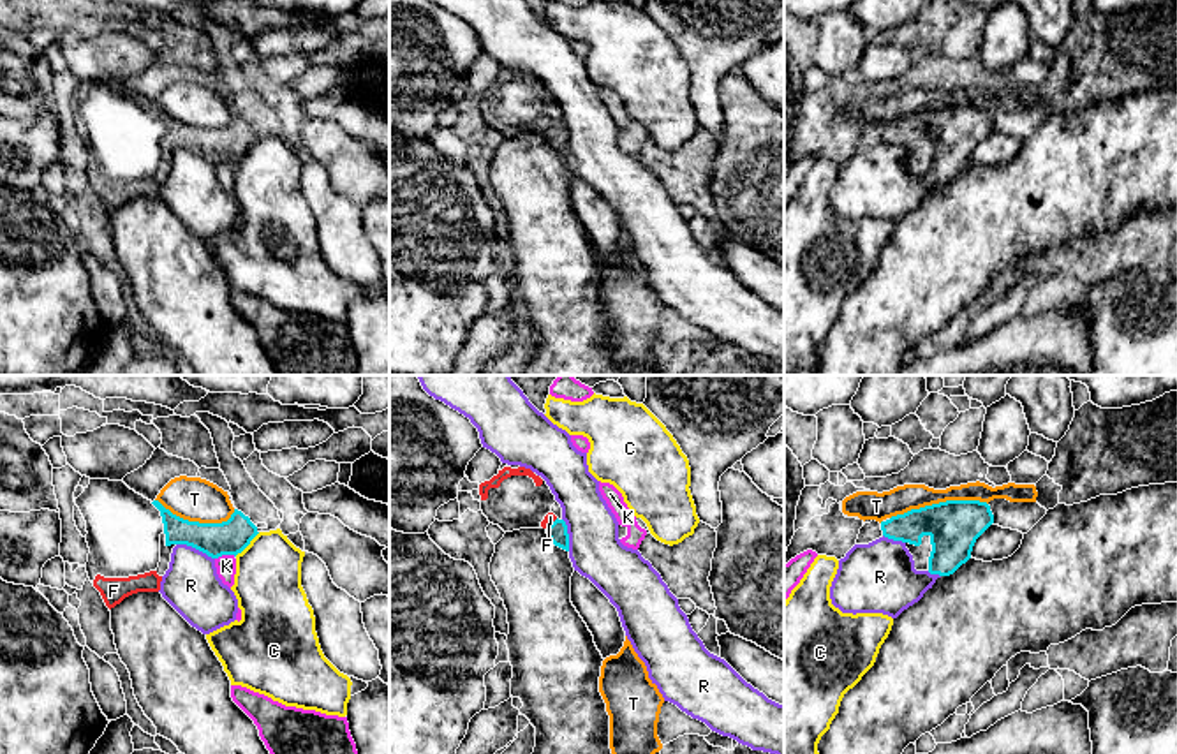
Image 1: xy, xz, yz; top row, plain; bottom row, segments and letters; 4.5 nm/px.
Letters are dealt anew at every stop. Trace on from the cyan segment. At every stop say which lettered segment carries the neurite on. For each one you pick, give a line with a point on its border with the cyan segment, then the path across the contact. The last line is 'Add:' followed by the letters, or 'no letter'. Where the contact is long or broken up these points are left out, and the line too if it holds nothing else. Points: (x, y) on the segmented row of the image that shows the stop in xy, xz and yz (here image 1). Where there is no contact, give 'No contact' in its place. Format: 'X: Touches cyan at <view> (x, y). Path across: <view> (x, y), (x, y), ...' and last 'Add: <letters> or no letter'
F: Touches cyan at xz (552, 524). Path across: xz (557, 532), (552, 524), (550, 517)
Add: F

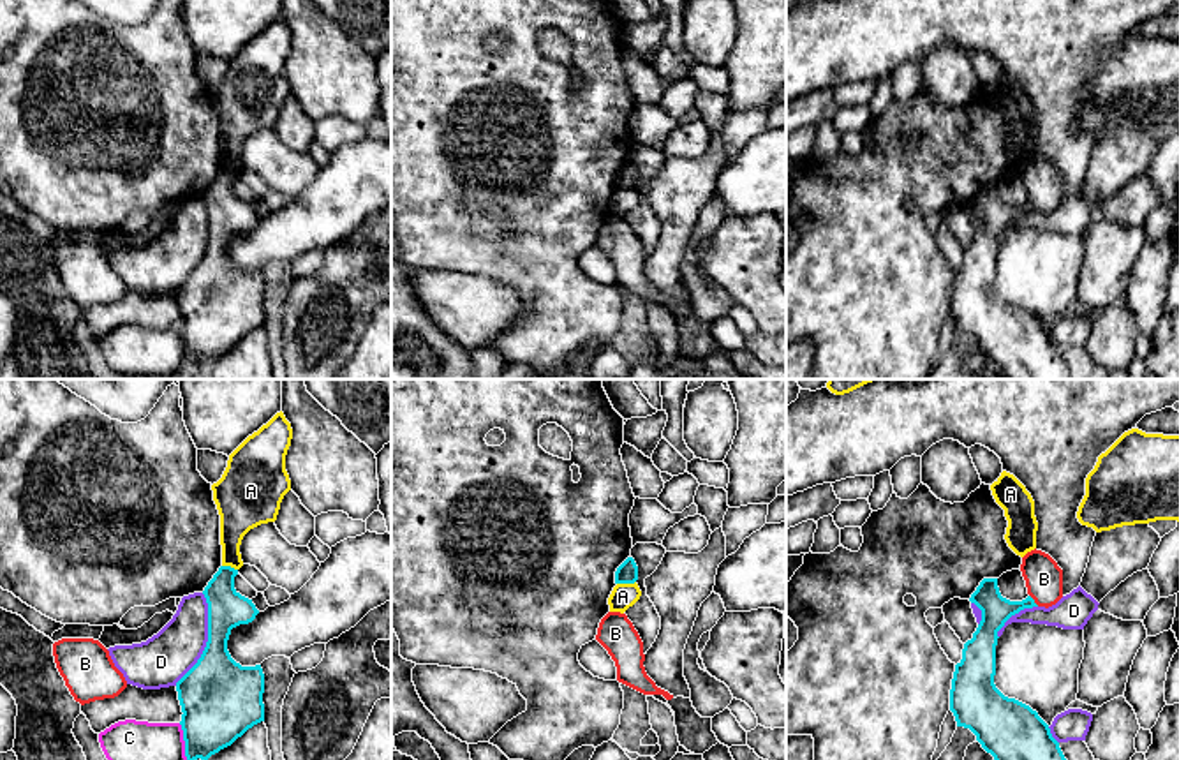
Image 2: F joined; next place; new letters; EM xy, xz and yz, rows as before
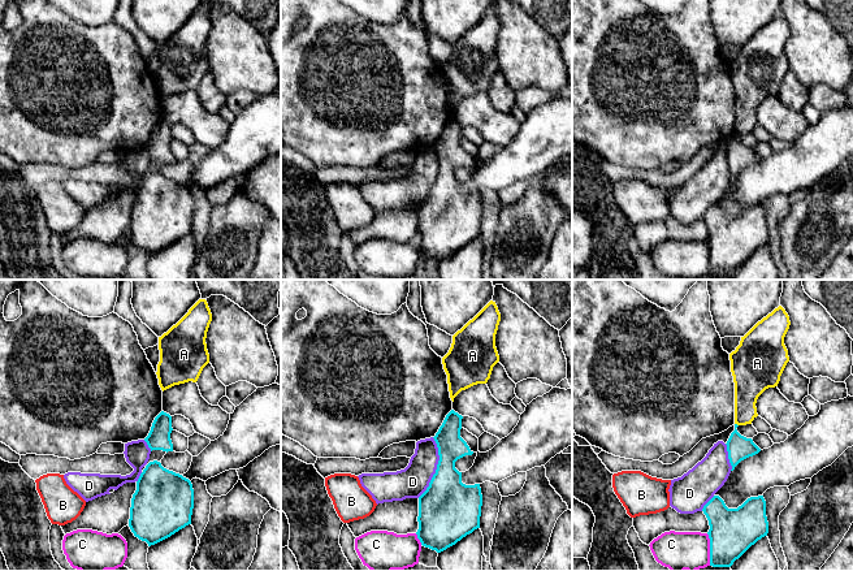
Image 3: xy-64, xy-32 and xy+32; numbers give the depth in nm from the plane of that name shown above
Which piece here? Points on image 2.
Add: no letter

